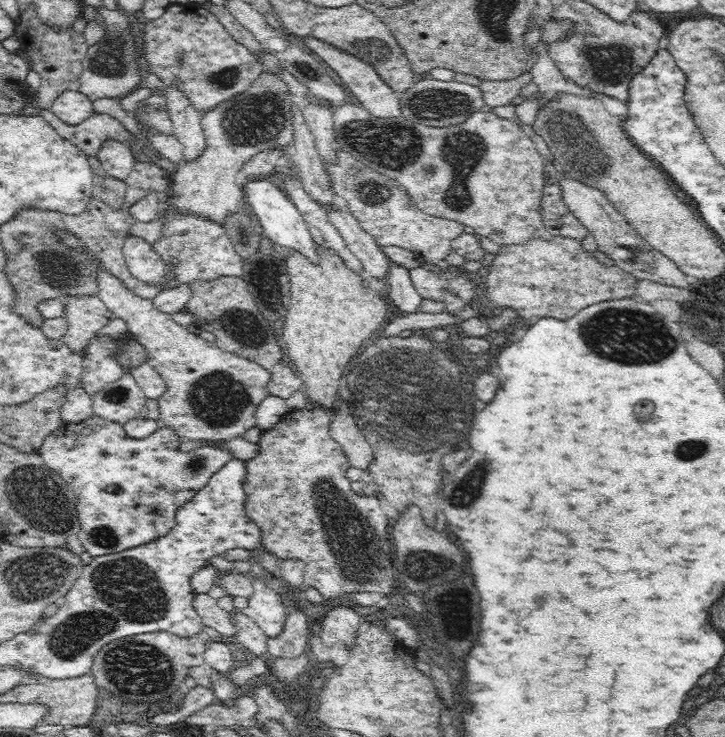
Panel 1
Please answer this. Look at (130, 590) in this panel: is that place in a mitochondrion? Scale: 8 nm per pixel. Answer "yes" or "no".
yes

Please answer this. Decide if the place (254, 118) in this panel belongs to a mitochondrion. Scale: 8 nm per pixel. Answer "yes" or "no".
yes

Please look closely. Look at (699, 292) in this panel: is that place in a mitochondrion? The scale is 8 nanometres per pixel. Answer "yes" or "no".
no

